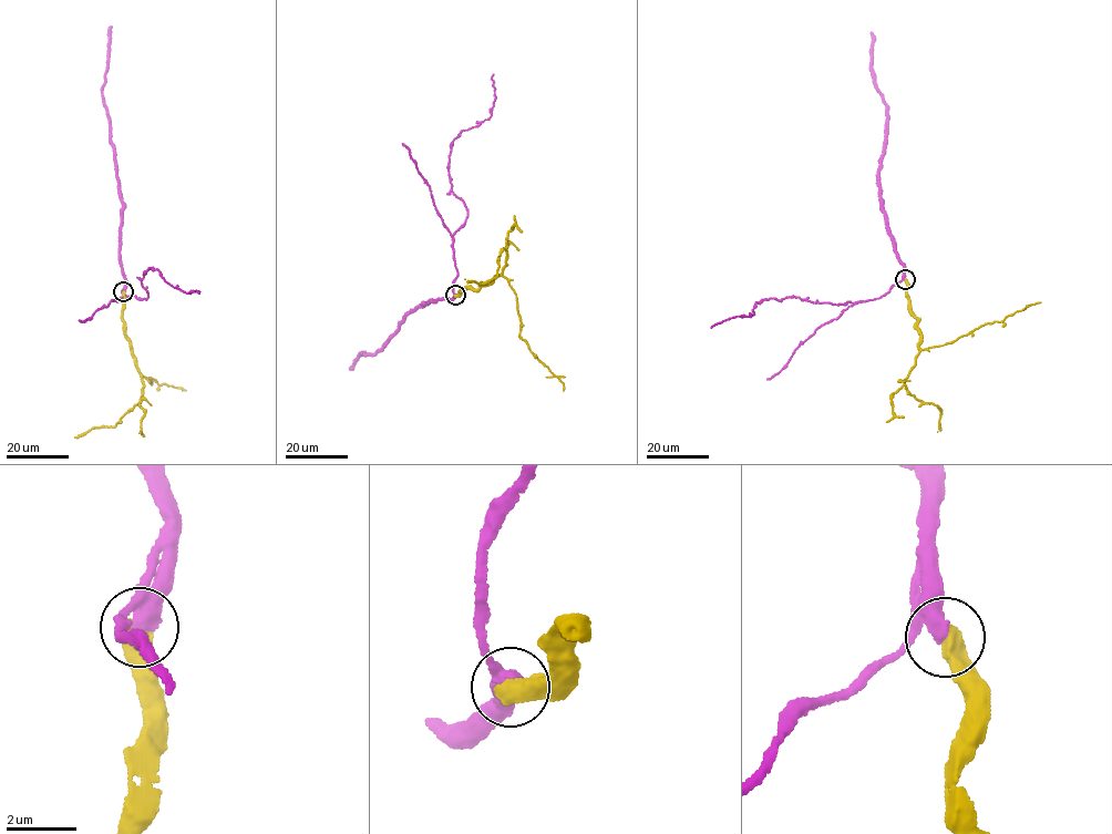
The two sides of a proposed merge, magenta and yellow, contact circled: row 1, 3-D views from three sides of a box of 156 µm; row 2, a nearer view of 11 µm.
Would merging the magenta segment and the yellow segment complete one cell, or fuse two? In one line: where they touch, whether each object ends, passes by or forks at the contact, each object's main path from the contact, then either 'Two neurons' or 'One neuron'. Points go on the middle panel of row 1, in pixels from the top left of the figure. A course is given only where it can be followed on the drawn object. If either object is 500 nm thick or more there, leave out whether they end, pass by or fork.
Place: (455, 295). Course of magenta: (455, 295), (452, 299), (430, 301), (407, 315), (376, 353), (366, 356), (363, 352), (351, 367). Course of yellow: (455, 296), (462, 289), (479, 289), (495, 276), (504, 276), (515, 295), (520, 337), (557, 377), (564, 390). One neuron

